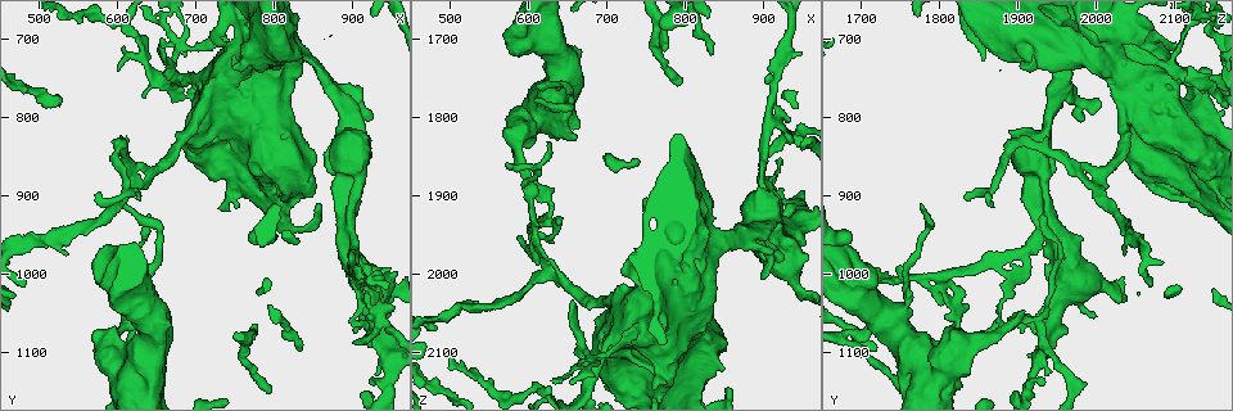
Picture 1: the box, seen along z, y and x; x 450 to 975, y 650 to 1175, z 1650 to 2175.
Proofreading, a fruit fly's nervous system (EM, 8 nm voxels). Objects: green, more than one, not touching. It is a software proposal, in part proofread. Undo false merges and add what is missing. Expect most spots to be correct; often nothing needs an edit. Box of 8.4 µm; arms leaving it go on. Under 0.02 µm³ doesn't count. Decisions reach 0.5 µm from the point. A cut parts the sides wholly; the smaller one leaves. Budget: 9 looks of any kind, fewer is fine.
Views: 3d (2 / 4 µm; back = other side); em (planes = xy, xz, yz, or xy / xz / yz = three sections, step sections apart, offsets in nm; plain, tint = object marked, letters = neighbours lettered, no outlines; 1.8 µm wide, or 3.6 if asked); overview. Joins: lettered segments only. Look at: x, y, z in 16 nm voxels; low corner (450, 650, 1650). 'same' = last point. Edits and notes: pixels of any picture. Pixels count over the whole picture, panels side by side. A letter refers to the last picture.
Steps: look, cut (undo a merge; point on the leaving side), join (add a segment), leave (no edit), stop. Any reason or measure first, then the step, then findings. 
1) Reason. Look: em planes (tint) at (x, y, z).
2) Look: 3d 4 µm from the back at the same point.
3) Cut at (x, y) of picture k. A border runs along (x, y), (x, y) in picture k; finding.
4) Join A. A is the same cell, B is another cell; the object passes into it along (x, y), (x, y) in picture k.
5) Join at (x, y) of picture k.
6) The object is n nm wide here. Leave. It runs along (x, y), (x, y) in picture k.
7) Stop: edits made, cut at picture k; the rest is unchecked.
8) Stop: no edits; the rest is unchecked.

Sudden change in width. Look: 3d 4 µm at (790, 885, 2120).

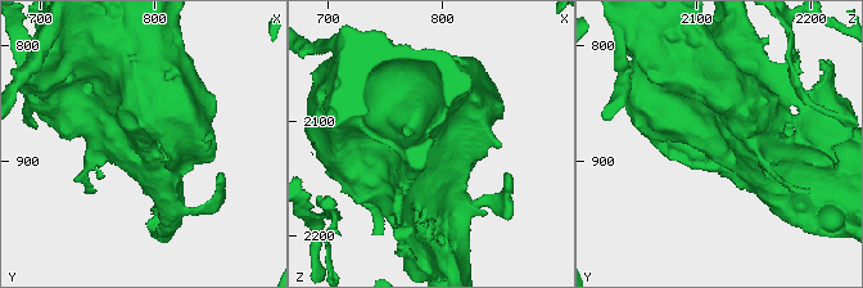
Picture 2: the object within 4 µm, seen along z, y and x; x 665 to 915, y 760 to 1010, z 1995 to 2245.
Need the tissue. Look: em 3.6 µm planes (letters) at (790, 882, 2118).

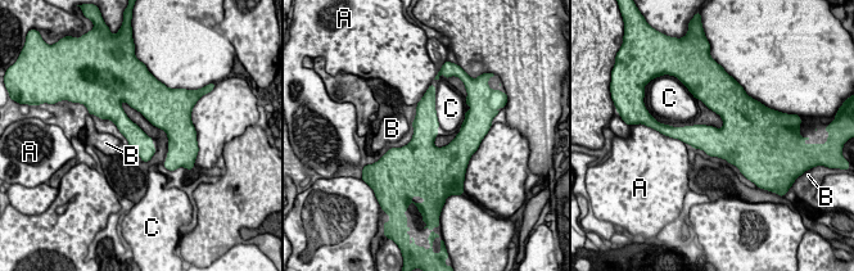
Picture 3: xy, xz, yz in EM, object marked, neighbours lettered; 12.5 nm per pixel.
The object is 280 nm wide here. Leave. A, B and C are other cells; a border runs along (434, 95), (434, 109), (439, 125) in picture 3; continuous, no second neuron.

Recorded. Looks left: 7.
Closes a loop. Look: em planes (letters) at (685, 750, 2120).

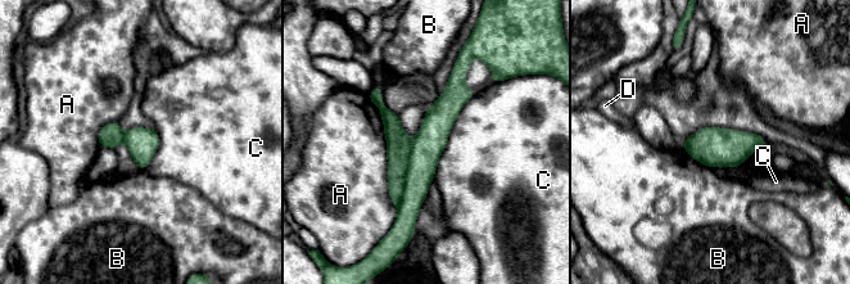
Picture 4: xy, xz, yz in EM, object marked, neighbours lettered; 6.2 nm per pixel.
The object is 190 nm wide here. Leave. A, B, C and D are other cells; a border runs along (477, 91), (456, 118), (432, 180) in picture 4; continuous, no second neuron.

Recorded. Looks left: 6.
Arms part here. Look: 3d 4 µm at (905, 1005, 1810).

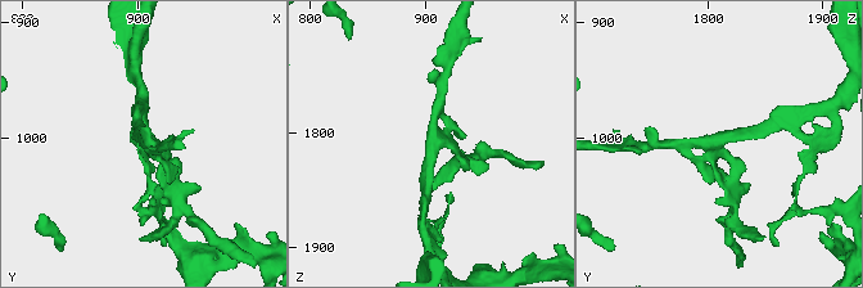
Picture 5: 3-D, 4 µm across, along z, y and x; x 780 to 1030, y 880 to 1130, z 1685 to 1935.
Shape alone is not enough. Look: em xz step 8 (letters) at (906, 1004, 1808).

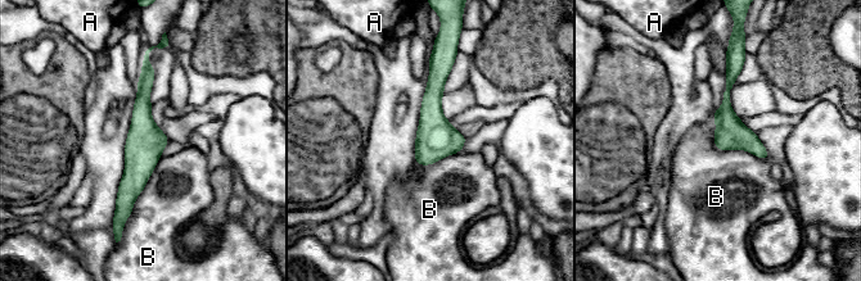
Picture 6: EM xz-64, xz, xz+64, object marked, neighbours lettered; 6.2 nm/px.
The object is 200 nm wide here. Leave. A and B are other cells; it runs along (147, 64), (142, 159), (121, 213) in picture 6; continuous, no second neuron.

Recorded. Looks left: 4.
Thick turns thin. Look: 3d 4 µm from the back at (605, 1120, 1800).

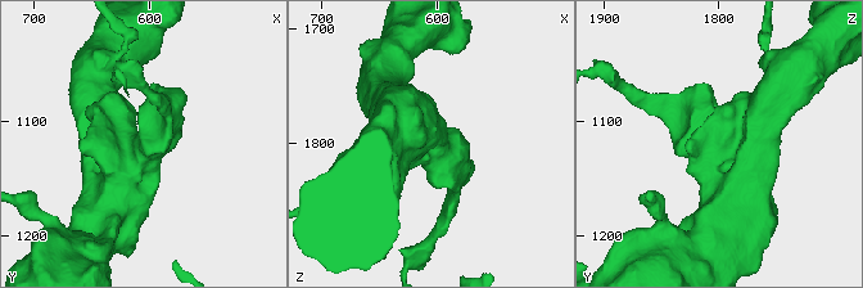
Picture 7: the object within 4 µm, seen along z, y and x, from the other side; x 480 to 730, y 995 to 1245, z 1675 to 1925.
Look: em 3.6 µm xz step 16 (tint) at (606, 1122, 1802).

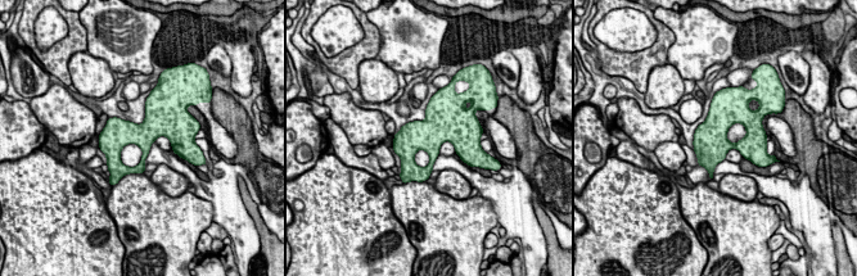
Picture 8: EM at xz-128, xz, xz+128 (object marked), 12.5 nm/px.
Look: em 3.6 µm planes (letters) at the same point.

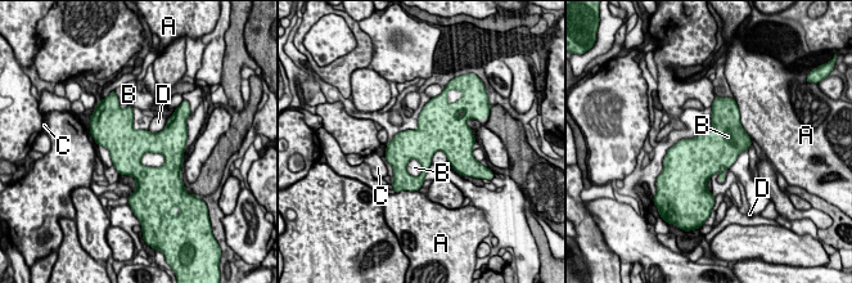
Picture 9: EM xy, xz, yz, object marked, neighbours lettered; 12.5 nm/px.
The object is 420 nm wide here. Leave. A, B, C and D are other cells; one neuron here.

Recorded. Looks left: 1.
Stop: no edits; the rest is unchecked.

